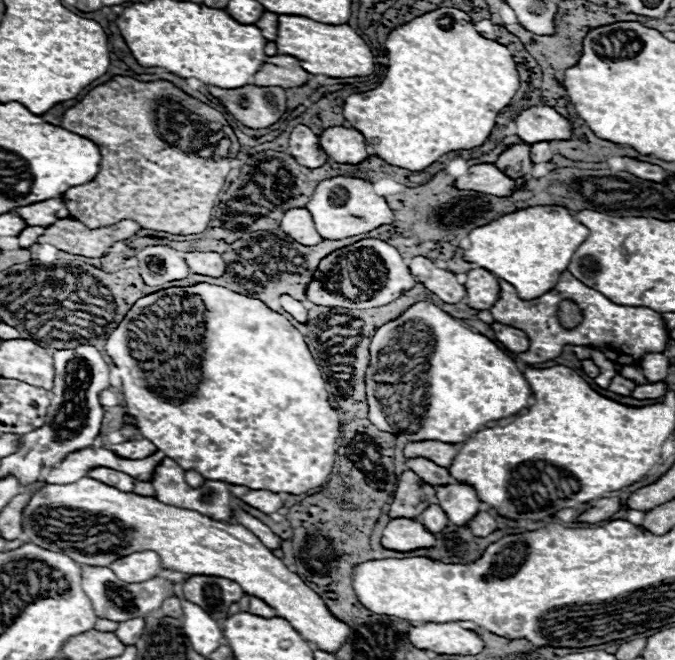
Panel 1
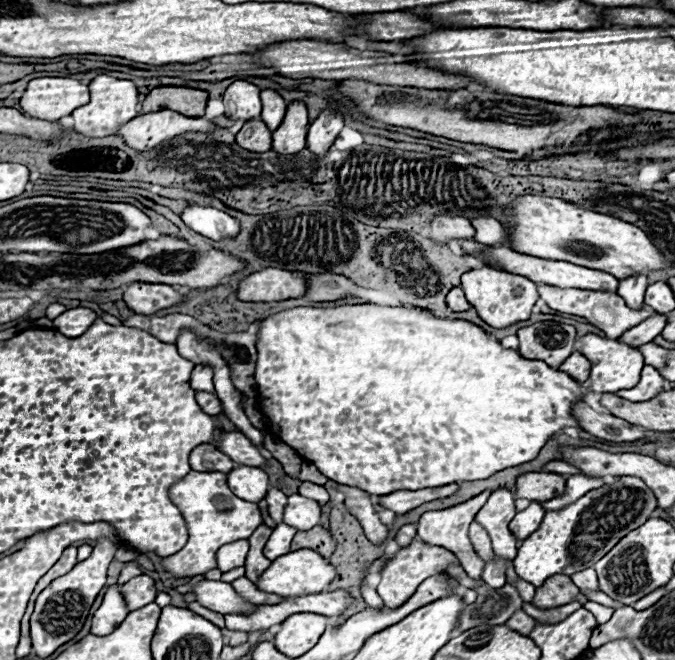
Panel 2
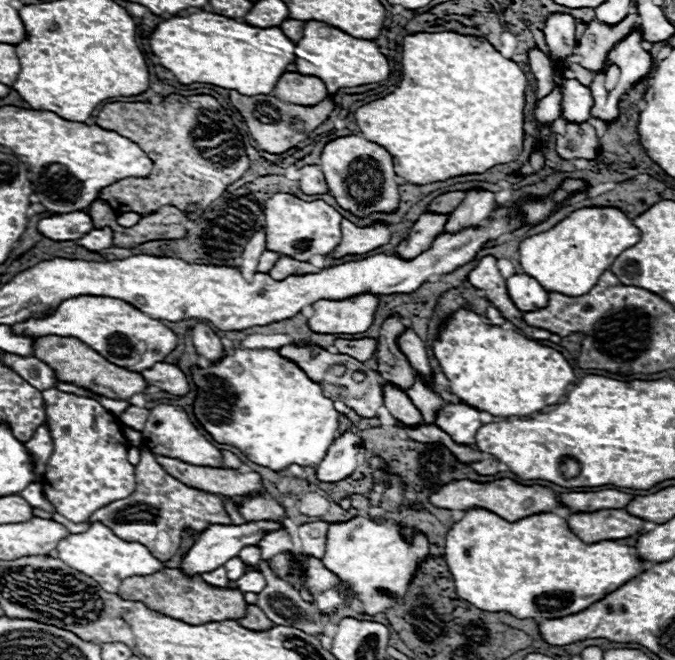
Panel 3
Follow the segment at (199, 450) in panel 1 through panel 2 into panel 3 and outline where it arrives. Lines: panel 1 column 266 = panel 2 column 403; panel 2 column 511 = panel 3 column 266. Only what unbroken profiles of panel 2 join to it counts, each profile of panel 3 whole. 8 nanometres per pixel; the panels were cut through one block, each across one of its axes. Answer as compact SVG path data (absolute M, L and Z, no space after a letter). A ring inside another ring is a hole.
M240 346L234 348L232 354L228 354L228 352L224 350L224 354L222 354L222 358L220 358L218 362L208 364L206 368L202 368L202 366L192 366L192 368L190 368L190 376L192 376L192 382L194 382L194 386L196 386L196 398L194 398L194 406L192 406L192 410L194 410L196 420L202 424L202 428L204 428L216 442L236 446L248 460L252 460L254 464L262 464L264 468L270 468L270 470L274 470L274 472L286 470L290 464L310 466L310 468L316 466L316 464L326 456L328 448L332 446L332 442L334 442L334 438L336 438L336 434L338 434L338 416L340 416L340 414L334 410L332 400L326 398L326 396L322 394L320 386L314 384L314 382L302 372L302 368L298 368L298 364L294 364L292 360L280 356L278 350L266 350L266 348L250 350L250 348L240 348Z

